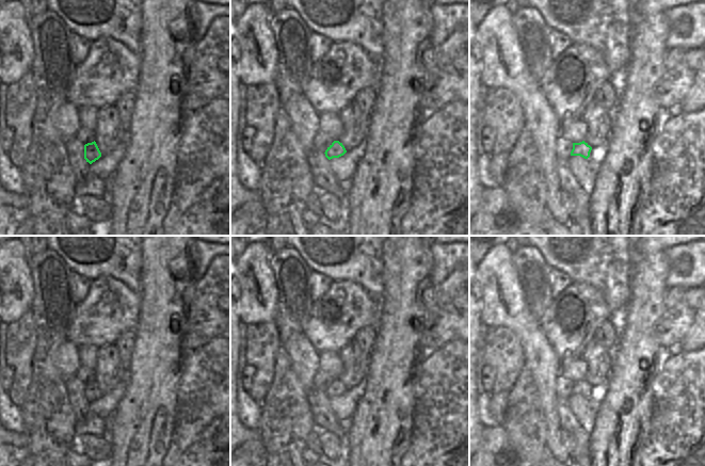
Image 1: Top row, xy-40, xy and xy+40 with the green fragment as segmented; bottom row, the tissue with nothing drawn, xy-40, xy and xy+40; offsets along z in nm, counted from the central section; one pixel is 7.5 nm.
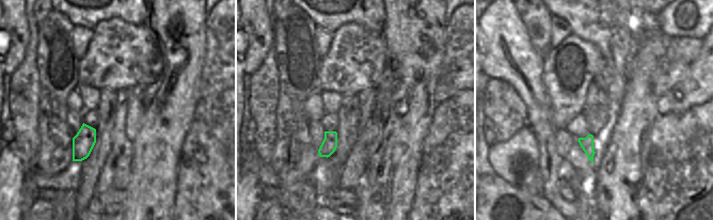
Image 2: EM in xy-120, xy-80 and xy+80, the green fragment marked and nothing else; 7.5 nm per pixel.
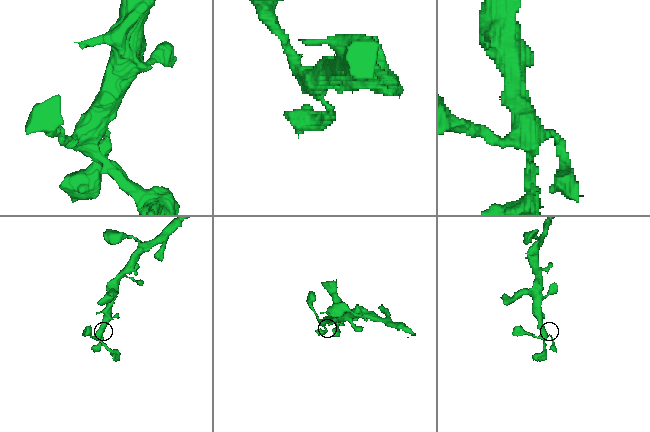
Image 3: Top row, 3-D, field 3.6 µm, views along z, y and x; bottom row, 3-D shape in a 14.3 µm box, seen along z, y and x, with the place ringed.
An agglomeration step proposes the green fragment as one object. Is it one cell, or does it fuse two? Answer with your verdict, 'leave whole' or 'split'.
leave whole

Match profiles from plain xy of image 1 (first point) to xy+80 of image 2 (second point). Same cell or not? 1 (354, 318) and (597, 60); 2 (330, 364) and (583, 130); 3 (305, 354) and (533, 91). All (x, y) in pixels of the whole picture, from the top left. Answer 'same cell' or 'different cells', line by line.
1: same cell
2: same cell
3: same cell

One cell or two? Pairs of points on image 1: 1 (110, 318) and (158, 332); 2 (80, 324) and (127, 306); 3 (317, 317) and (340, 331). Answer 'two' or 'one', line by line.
1: two
2: one
3: one

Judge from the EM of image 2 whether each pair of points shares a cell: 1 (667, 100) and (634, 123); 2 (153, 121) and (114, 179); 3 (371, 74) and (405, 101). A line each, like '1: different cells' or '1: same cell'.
1: different cells
2: different cells
3: different cells

